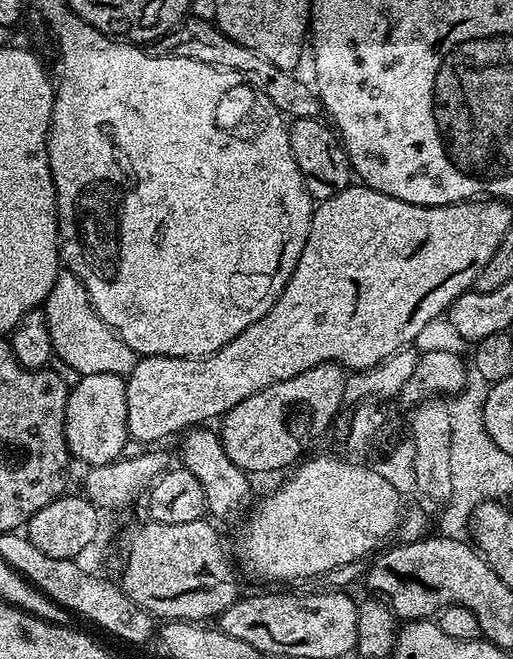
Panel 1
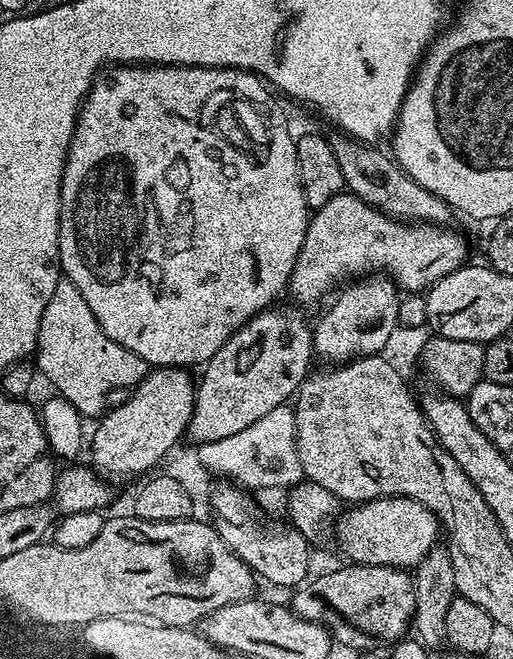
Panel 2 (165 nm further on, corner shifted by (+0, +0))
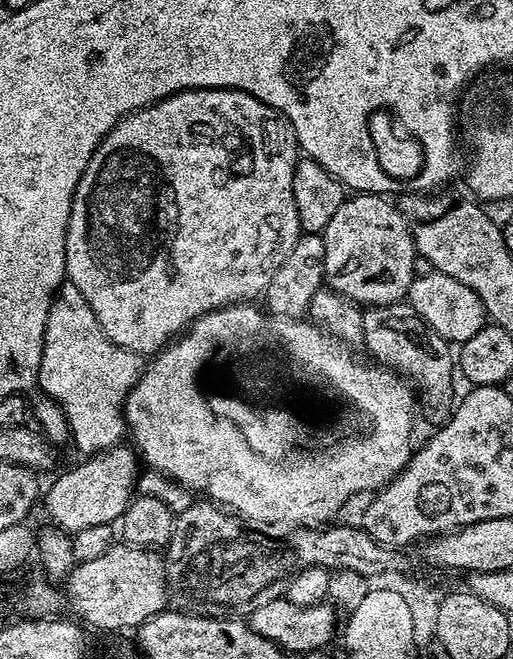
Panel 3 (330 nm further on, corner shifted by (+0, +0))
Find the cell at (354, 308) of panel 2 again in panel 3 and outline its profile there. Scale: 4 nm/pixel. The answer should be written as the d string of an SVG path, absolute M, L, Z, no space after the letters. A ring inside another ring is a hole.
M352 194L338 206L324 237L324 279L332 291L347 296L357 306L379 310L396 306L408 295L413 282L416 242L404 213L380 194Z

